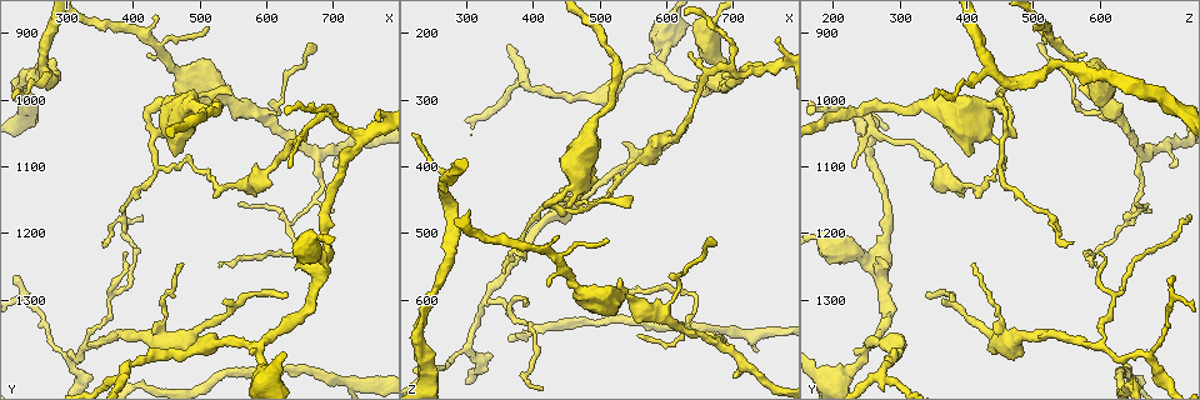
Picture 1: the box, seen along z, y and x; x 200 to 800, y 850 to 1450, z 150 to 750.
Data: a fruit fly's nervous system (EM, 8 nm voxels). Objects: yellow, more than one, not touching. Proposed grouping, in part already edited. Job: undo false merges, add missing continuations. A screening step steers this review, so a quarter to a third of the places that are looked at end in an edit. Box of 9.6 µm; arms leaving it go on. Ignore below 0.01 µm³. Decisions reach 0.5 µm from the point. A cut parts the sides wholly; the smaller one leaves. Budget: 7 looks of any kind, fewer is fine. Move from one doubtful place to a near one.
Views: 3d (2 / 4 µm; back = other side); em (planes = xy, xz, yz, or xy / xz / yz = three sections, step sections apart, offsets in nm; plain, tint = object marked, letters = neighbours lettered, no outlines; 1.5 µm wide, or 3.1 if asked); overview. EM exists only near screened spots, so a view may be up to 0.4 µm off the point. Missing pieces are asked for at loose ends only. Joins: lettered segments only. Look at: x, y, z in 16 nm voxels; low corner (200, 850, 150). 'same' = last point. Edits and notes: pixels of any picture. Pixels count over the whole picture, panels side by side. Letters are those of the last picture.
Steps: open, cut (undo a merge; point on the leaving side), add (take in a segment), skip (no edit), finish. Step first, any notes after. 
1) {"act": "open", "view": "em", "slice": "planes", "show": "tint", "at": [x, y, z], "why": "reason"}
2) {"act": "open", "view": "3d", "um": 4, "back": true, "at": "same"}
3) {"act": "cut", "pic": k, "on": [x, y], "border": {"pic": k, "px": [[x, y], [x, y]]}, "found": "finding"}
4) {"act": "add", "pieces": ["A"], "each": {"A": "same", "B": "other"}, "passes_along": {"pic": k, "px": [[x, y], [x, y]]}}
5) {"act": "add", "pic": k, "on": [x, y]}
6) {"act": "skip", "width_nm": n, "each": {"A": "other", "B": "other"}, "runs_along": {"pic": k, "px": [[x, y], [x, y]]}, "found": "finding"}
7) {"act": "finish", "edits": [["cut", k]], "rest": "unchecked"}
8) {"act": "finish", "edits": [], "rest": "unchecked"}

{"act": "open", "view": "em", "slice": "planes", "show": "letters", "at": [735, 1050, 255], "why": "three arms meet"}

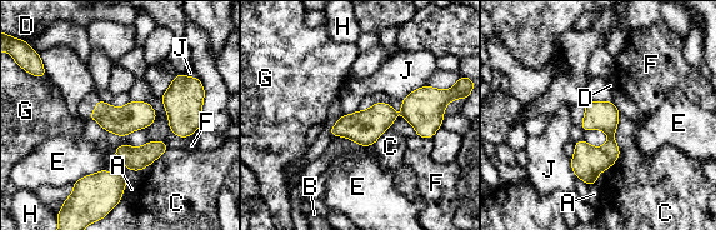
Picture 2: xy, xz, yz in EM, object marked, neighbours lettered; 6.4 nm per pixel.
{"act": "skip", "each": {"A": "other", "B": "other", "C": "other", "D": "other", "E": "other", "F": "other", "G": "other", "H": "other", "J": "other"}, "border": {"pic": 2, "px": [[425, 85], [414, 89], [401, 100]]}, "found": "all the same neuron"}

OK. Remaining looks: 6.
{"act": "open", "view": "3d", "um": 2, "at": [425, 1040, 460], "why": "branch point"}

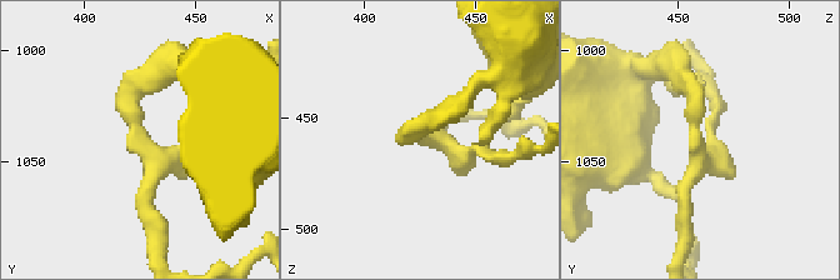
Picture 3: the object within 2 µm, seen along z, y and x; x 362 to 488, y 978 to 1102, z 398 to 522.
{"act": "open", "view": "em", "slice": "planes", "show": "tint", "at": [424, 1044, 458], "arms": 3}

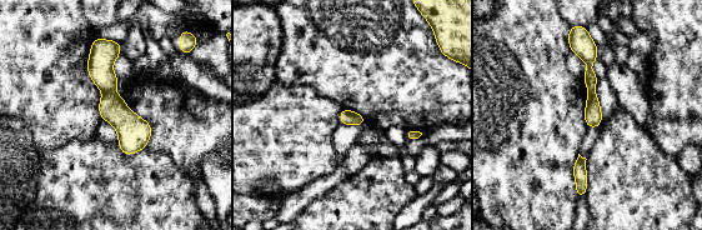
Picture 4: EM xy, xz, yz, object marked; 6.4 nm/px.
{"act": "open", "view": "em", "slice": "planes", "show": "letters", "at": "same"}

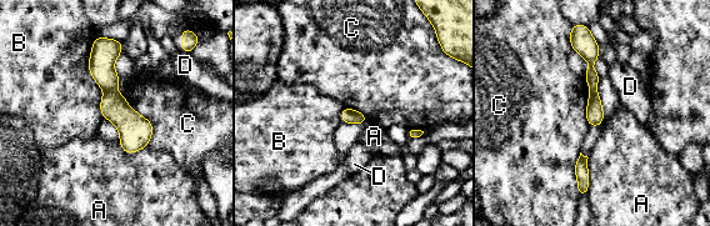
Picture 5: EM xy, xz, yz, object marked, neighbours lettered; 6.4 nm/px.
{"act": "cut", "pic": 5, "on": [103, 55], "longest_contact_nm": ["B", 500], "each": {"A": "other", "B": "other", "C": "other", "D": "other"}, "border": {"pic": 5, "px": [[115, 88], [104, 93]]}, "found": "two neurons meet here"}

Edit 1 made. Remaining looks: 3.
{"act": "open", "view": "em", "slice": "planes", "show": "tint", "at": [525, 1250, 595], "why": "thin end"}

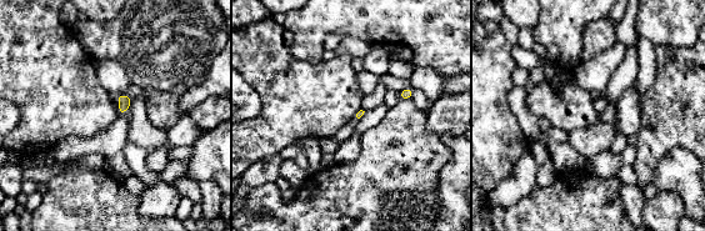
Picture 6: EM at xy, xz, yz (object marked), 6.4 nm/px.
{"act": "open", "view": "em", "slice": "planes", "show": "letters", "at": "same"}

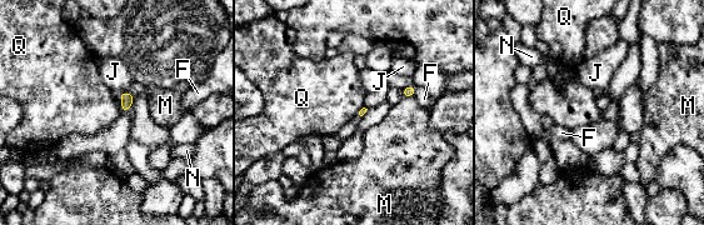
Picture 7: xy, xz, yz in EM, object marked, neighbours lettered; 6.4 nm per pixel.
{"act": "skip", "each": {"F": "other", "J": "other", "M": "other", "N": "other", "Q": "other"}, "border": {"pic": 7, "px": [[120, 103], [121, 113]]}, "found": "no lettered segment goes on from it"}

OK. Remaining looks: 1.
{"act": "finish", "edits": [["cut", 5]], "rest": "unchecked"}

